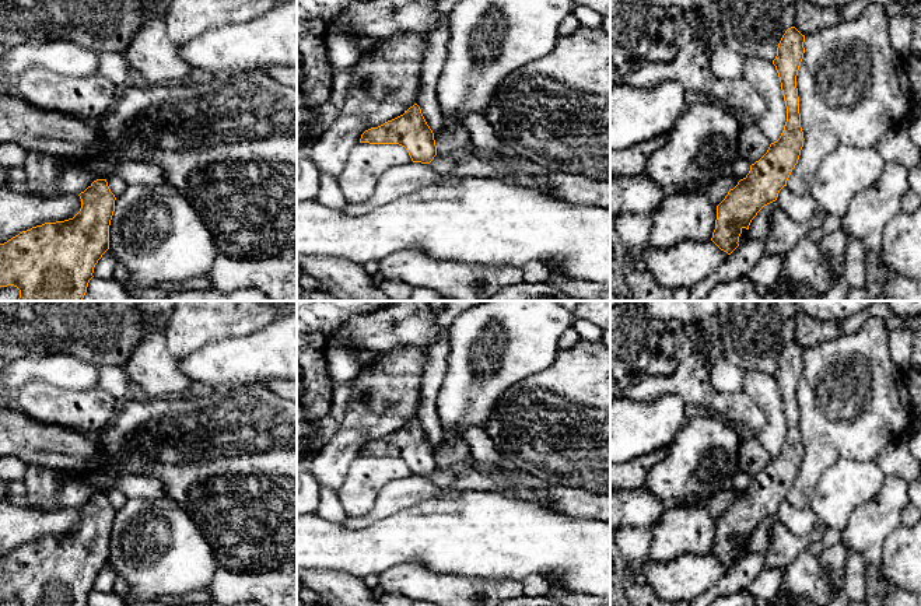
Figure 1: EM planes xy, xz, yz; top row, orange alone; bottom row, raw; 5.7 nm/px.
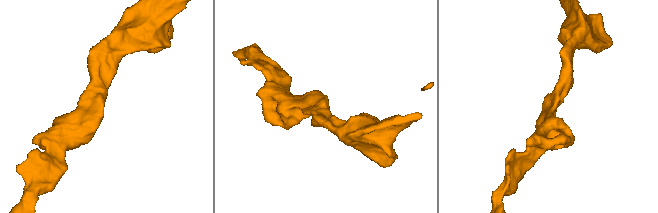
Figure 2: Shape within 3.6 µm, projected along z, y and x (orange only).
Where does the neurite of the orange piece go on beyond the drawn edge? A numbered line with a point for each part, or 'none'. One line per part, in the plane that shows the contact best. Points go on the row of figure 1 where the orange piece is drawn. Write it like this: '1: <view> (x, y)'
none

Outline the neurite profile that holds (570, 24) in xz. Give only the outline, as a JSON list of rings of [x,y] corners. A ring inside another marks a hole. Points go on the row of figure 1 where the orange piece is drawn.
[[[570,14],[558,27],[558,36],[567,36],[577,31],[578,21],[574,14]]]

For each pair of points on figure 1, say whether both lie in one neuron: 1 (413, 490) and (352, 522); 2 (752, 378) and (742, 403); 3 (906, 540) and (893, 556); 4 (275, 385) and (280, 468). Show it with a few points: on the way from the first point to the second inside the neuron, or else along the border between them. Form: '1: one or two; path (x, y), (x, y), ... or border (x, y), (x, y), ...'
1: one; path (398, 494), (367, 519)
2: two; border (743, 391), (766, 413), (766, 420)
3: one; path (904, 545), (897, 552)
4: two; border (262, 384), (282, 398)

